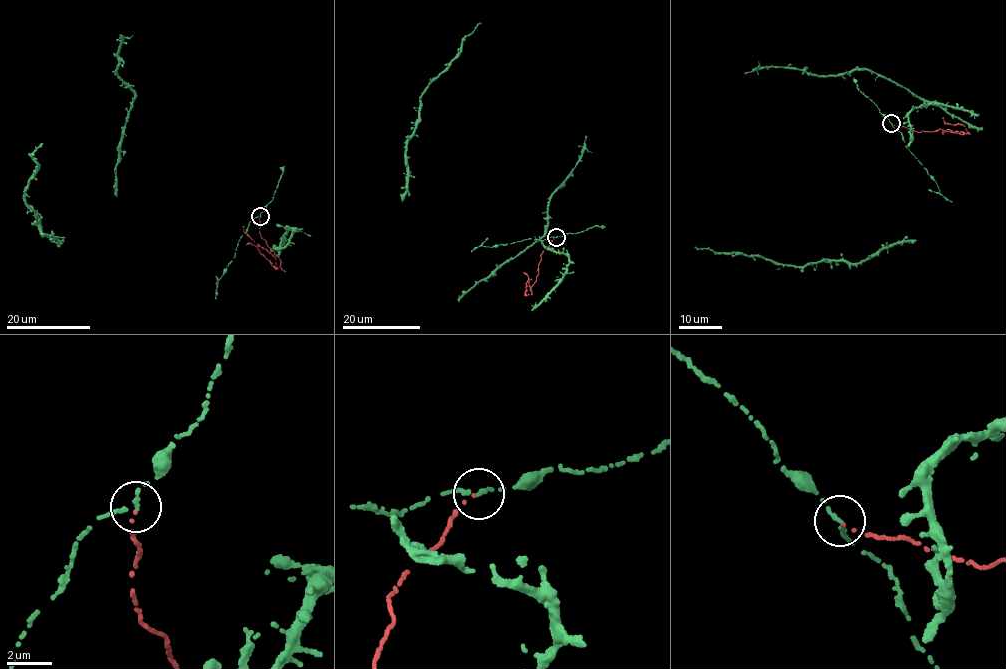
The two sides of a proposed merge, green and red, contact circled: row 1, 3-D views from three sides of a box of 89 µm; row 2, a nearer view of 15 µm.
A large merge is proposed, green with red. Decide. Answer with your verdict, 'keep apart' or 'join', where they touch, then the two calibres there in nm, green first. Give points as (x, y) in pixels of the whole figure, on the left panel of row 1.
keep apart; at (260, 216); 180 nm thick on the green side, 70 nm on the other

